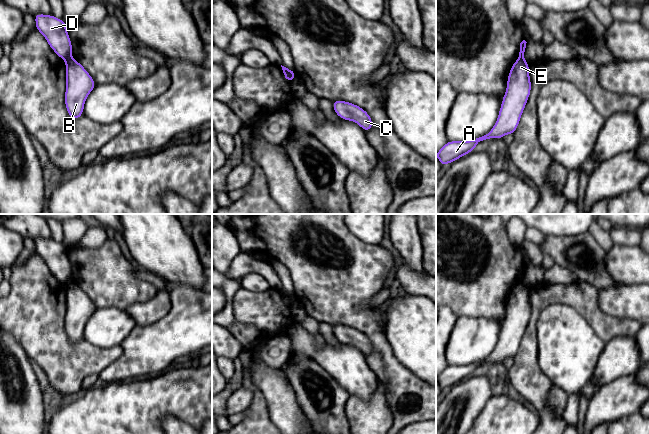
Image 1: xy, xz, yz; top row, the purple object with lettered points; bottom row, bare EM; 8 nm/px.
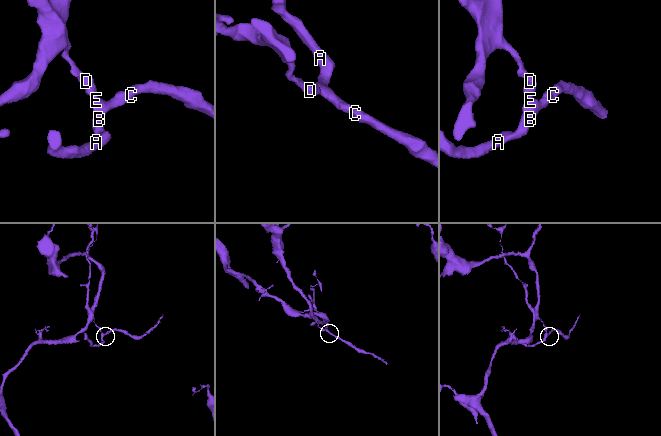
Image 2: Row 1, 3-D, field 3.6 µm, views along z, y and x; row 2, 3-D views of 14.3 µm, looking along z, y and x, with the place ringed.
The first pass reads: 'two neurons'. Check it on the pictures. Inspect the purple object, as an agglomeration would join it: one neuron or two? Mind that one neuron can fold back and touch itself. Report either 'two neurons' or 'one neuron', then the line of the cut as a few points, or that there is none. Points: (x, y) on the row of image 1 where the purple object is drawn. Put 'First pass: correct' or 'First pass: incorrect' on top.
First pass: correct
two neurons; cut xy (71, 57), (66, 61)

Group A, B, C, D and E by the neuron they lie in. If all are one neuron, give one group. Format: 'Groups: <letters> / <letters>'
Groups: A B C E / D

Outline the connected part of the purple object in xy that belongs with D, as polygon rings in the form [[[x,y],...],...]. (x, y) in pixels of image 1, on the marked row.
[[[35,14],[36,30],[46,39],[52,50],[63,60],[72,58],[72,43],[66,23],[53,15]]]

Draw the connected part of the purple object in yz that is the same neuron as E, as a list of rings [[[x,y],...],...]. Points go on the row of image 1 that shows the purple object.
[[[518,58],[508,74],[506,92],[502,99],[497,121],[491,131],[473,140],[448,141],[436,153],[440,164],[447,165],[474,151],[480,141],[490,138],[502,139],[506,134],[512,135],[519,125],[530,93],[529,64],[524,58]]]

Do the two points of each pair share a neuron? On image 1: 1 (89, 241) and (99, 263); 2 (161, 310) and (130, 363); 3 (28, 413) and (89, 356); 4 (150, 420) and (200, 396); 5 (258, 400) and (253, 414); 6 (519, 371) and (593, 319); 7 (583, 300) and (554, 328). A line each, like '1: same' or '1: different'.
1: different
2: different
3: different
4: same
5: same
6: same
7: different

